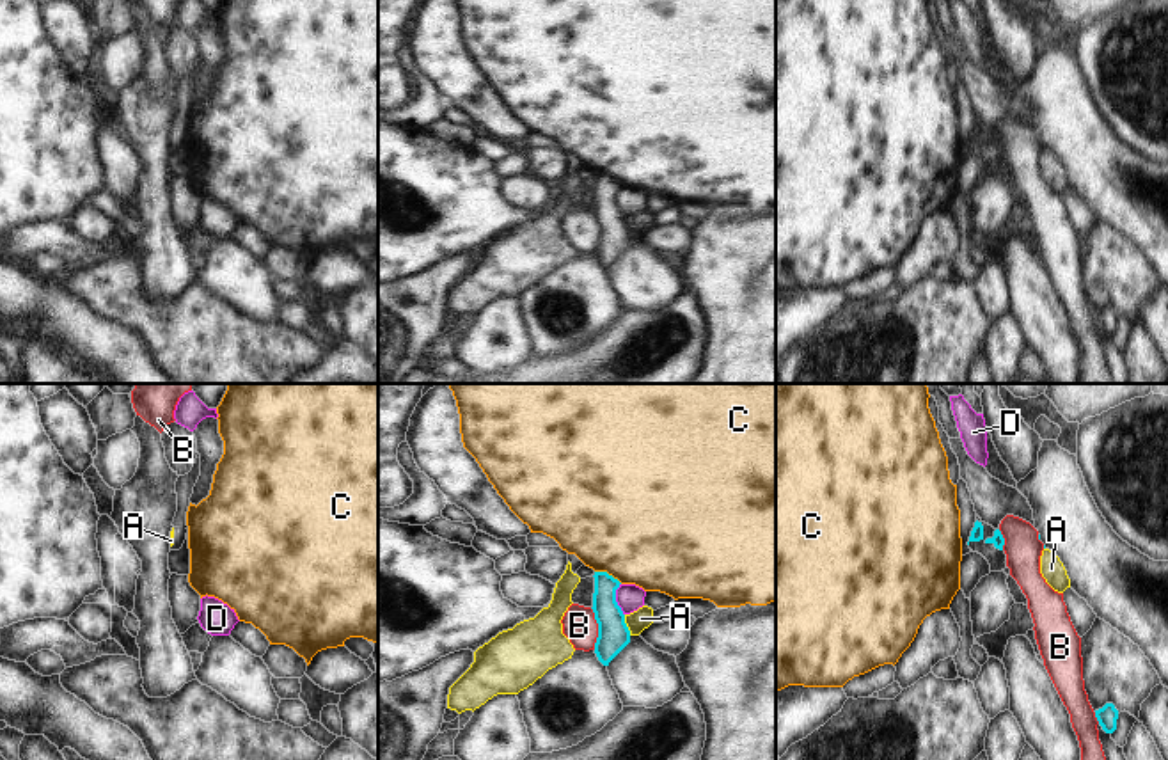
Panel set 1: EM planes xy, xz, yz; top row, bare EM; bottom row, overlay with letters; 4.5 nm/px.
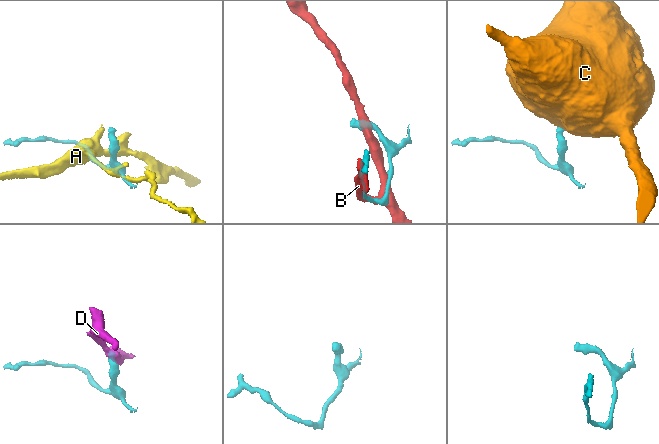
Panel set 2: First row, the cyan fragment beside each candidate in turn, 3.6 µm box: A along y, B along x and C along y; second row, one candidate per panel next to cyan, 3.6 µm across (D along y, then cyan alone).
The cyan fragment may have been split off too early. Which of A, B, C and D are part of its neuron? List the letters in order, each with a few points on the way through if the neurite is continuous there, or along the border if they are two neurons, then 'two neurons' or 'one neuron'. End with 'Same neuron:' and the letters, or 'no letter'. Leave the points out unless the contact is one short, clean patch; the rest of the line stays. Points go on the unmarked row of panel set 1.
A: border xz (623, 217), (631, 237); two neurons
B: two neurons
C: border xz (595, 173), (606, 173), (622, 185); two neurons
D: border xz (620, 185), (616, 206), (623, 217); two neurons
Same neuron: no letter

